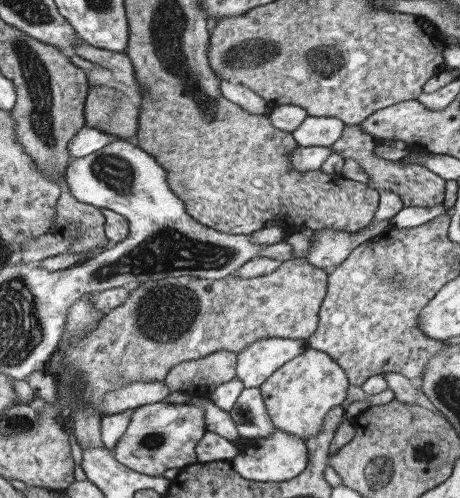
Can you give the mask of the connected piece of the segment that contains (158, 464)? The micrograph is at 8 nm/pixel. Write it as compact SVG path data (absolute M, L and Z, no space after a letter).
M159 402L135 407L131 412L125 433L110 450L116 462L135 472L159 477L169 468L181 469L197 461L194 449L206 432L203 407Z

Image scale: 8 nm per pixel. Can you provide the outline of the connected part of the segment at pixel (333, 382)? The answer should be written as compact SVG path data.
M311 347L274 370L259 386L274 430L309 440L321 430L325 413L344 401L348 380L344 370L328 355Z

